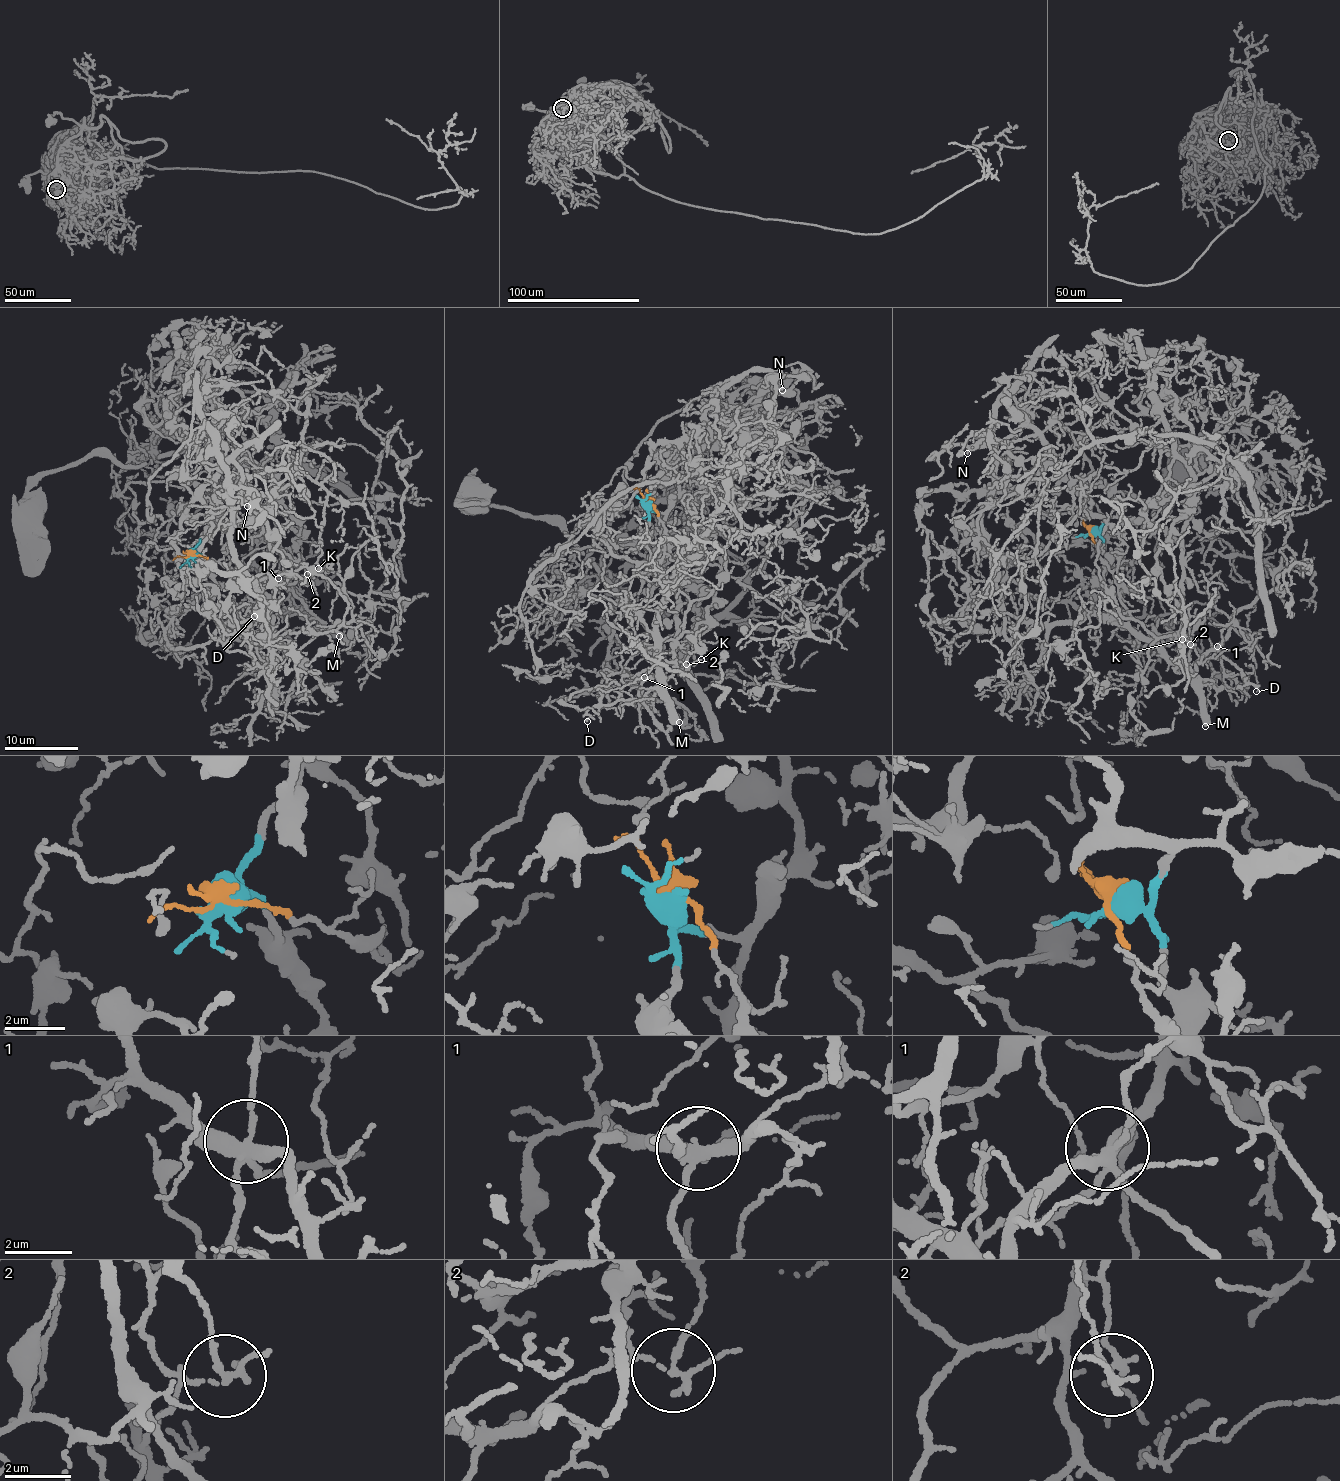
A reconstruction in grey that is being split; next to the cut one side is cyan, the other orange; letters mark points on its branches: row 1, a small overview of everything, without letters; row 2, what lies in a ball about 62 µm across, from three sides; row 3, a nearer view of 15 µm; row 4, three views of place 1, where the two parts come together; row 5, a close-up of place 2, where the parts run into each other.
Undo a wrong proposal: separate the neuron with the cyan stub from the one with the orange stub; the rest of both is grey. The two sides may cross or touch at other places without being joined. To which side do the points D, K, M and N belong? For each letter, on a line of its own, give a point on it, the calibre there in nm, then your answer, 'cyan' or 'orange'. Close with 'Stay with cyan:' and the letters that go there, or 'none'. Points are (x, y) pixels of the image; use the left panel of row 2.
D: place (254, 616); calibre 110 nm; orange
K: place (318, 568); calibre 100 nm; orange
M: place (339, 636); calibre 500 nm; orange
N: place (247, 506); calibre 110 nm; cyan
Stay with cyan: N

